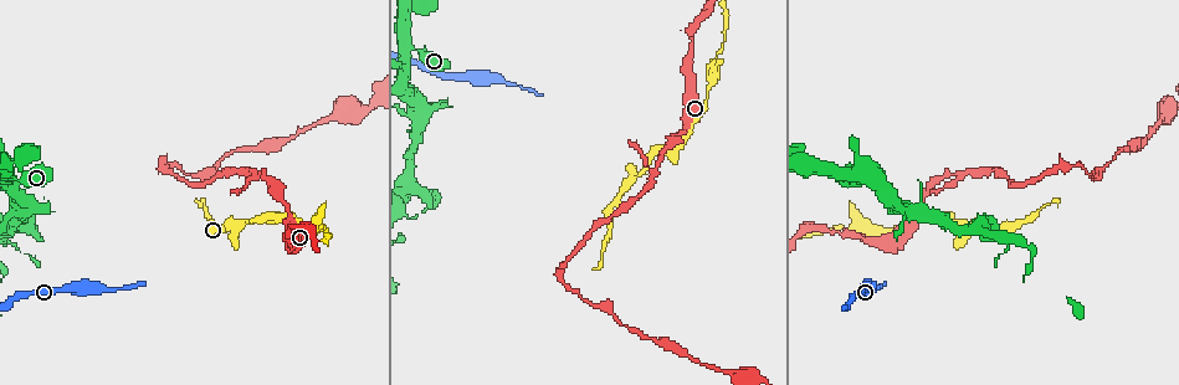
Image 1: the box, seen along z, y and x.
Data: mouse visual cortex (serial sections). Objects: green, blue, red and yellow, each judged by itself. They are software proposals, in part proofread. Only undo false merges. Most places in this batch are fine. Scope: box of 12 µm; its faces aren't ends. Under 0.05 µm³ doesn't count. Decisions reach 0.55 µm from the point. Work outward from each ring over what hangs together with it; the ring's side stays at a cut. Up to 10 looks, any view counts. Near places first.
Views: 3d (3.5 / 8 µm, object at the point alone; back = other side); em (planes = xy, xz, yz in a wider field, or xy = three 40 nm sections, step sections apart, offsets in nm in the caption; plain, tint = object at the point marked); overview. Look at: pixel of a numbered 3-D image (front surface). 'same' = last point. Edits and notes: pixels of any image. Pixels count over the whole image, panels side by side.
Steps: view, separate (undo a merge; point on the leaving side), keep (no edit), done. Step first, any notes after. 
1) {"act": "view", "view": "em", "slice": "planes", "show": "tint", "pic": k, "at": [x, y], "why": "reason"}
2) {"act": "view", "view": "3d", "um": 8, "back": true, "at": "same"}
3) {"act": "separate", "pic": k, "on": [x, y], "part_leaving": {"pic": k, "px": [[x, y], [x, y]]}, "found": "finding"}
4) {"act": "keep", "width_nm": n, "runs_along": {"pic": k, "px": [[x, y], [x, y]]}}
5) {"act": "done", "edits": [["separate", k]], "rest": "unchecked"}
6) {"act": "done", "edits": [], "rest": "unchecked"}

{"act": "view", "view": "3d", "um": 3.5, "pic": 1, "at": [561, 274]}

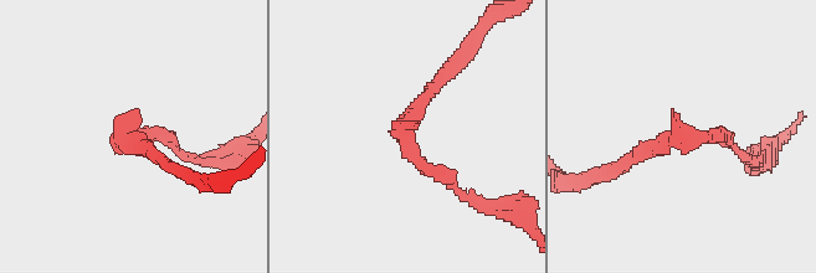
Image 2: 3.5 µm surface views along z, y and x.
{"act": "view", "view": "em", "slice": "xy", "step": 3, "show": "tint", "pic": 2, "at": [125, 136], "arm_widths_nm": [150, 200], "why": "need the tissue"}

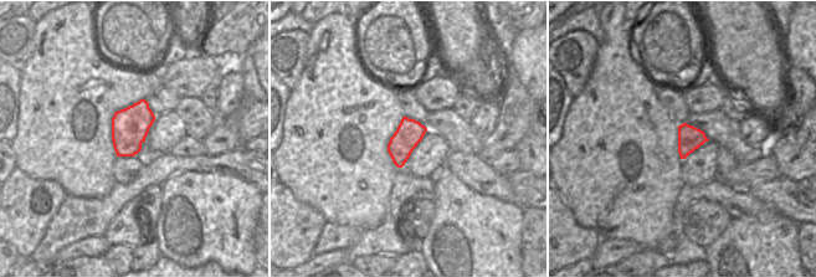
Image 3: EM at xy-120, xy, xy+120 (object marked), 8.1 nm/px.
{"act": "view", "view": "em", "slice": "planes", "show": "tint", "at": "same"}

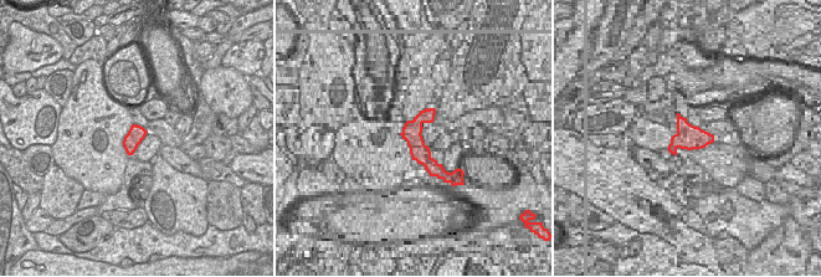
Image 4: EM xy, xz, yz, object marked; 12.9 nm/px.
{"act": "separate", "pic": 2, "on": [711, 138], "part_leaving": {"pic": 2, "px": [[666, 142], [723, 133], [749, 156]]}, "found": "a second cell is stuck on"}

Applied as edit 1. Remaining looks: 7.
{"act": "view", "view": "overview", "why": "redraw"}

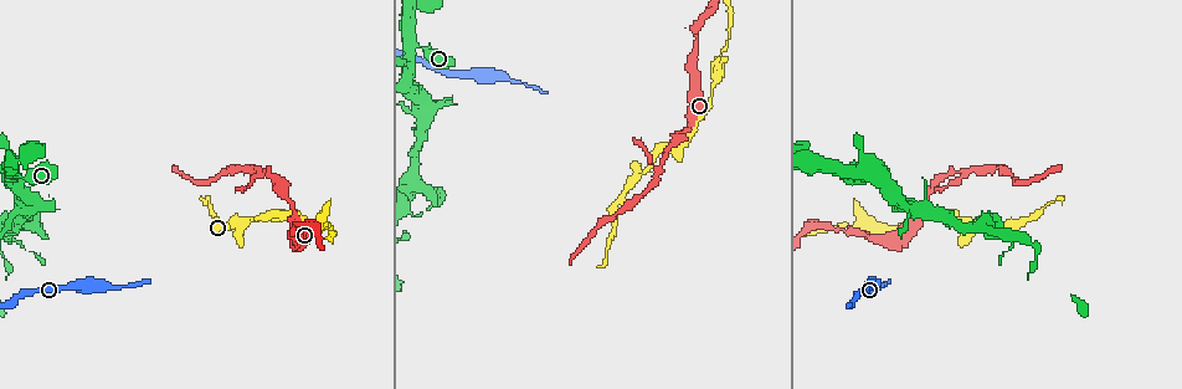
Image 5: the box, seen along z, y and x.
{"act": "view", "view": "3d", "um": 8, "pic": 5, "at": [855, 224], "why": "thick turns thin"}

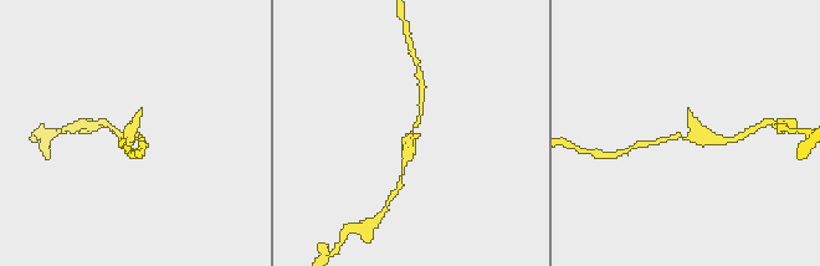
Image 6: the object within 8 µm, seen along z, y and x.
{"act": "view", "view": "3d", "um": 3.5, "pic": 6, "at": [690, 135]}

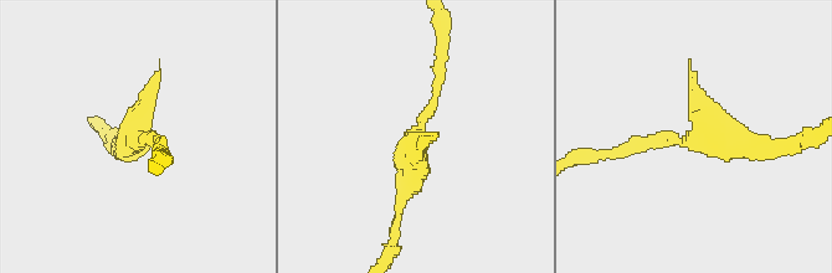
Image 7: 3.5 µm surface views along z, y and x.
{"act": "view", "view": "em", "slice": "planes", "show": "tint", "pic": 7, "at": [415, 139]}

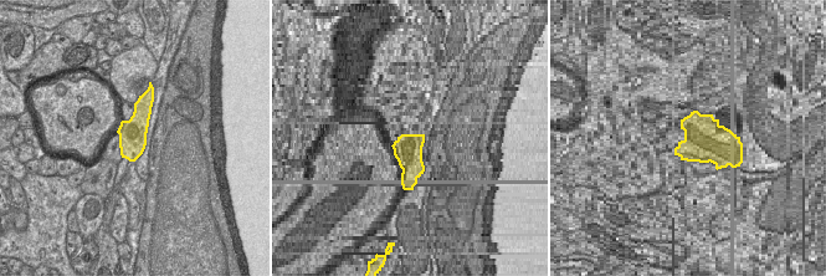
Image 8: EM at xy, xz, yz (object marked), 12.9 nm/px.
{"act": "keep", "runs_along": {"pic": 7, "px": [[400, 212], [438, 67]]}, "found": "one cell here"}

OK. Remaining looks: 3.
{"act": "view", "view": "3d", "um": 3.5, "pic": 5, "at": [32, 199], "why": "branch point"}

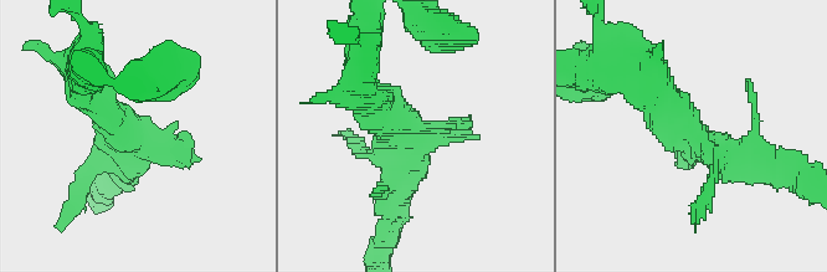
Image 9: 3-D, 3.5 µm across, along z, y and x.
{"act": "view", "view": "em", "slice": "xy", "step": 5, "show": "tint", "pic": 9, "at": [407, 140]}

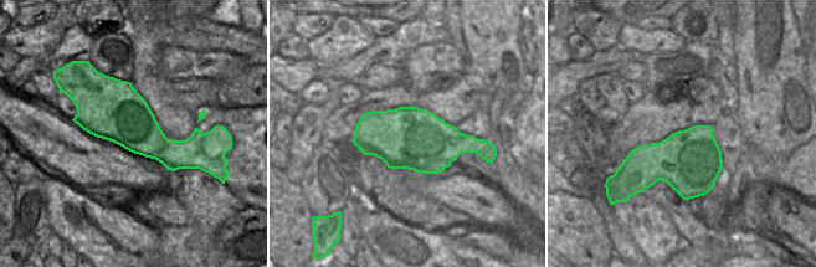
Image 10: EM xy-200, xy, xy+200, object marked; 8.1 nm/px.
{"act": "keep", "runs_along": {"pic": 9, "px": [[653, 85], [714, 153], [768, 164]]}, "found": "continuous, no second cell"}

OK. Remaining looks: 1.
{"act": "done", "edits": [["separate", 2]], "rest": "unchecked"}

